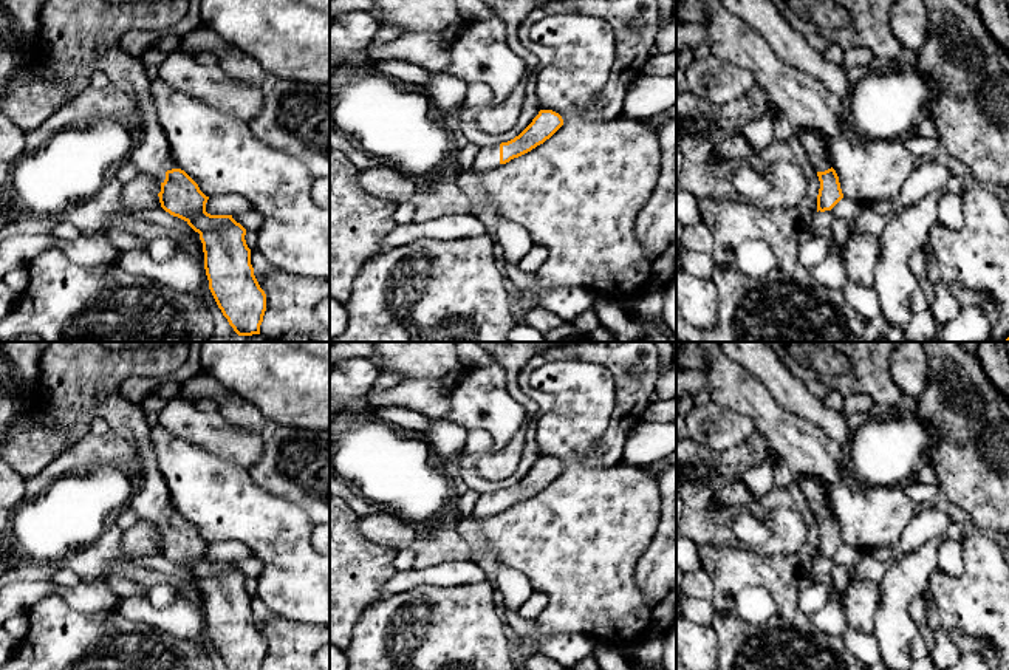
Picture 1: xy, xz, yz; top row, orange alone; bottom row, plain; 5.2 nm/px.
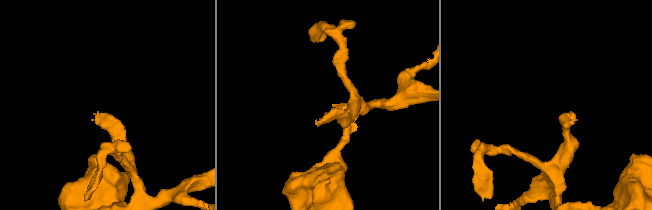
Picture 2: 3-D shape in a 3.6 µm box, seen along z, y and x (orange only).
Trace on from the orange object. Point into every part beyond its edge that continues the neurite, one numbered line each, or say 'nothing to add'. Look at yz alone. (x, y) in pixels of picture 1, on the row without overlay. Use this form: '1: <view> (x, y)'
1: yz (814, 492)

